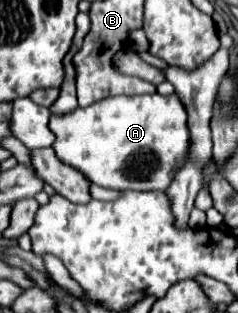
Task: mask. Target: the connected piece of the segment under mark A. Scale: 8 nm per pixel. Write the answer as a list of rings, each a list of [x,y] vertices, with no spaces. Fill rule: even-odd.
[[[143,94],[143,96],[109,96],[107,100],[99,100],[87,108],[77,108],[65,116],[51,116],[49,120],[51,132],[57,136],[53,150],[59,160],[65,164],[79,168],[93,184],[113,190],[167,190],[175,172],[187,160],[187,140],[191,140],[191,132],[187,126],[187,112],[177,94],[161,96],[161,94]]]

